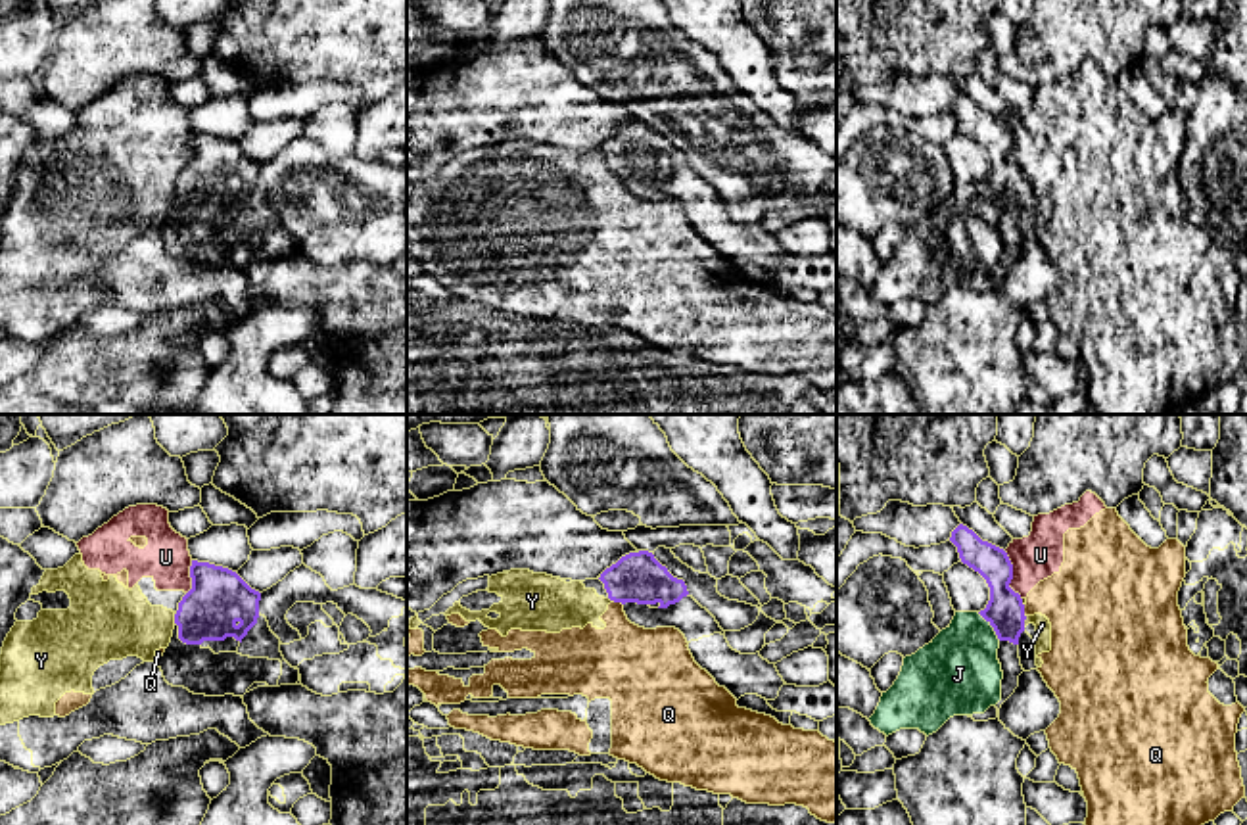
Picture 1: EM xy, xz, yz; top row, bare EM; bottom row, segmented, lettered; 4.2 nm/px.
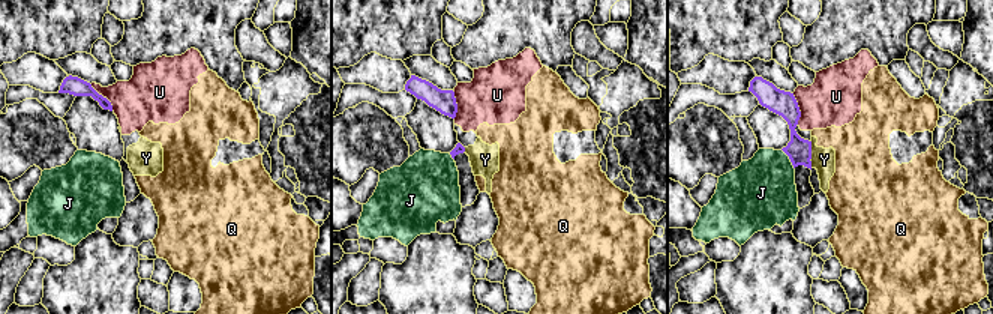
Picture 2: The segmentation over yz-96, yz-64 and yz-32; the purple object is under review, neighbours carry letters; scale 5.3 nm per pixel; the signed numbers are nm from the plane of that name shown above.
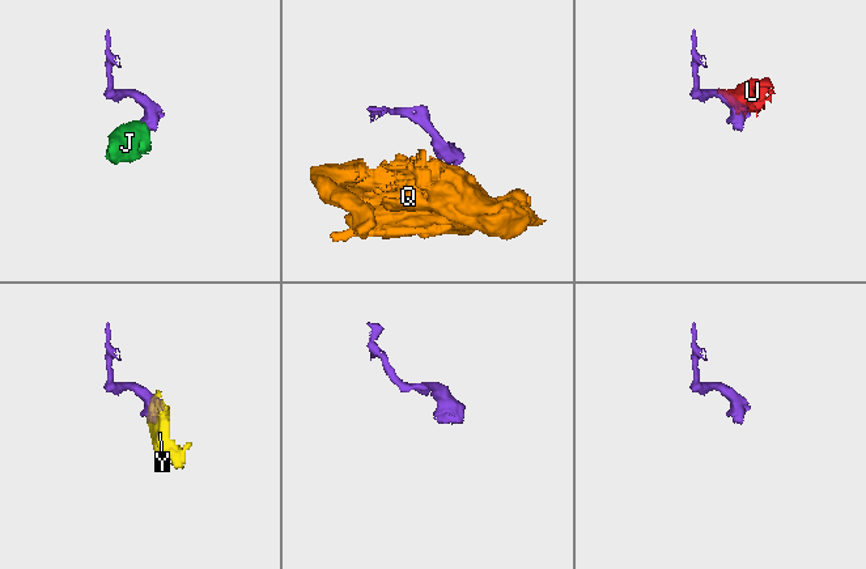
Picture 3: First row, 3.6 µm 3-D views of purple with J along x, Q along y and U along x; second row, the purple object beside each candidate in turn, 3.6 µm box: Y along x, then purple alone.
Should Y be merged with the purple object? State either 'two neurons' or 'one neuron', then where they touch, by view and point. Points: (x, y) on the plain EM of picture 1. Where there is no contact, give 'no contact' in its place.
two neurons; meets purple in yz at (1023, 192)

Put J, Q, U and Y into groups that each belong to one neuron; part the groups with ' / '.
J / Q U Y

